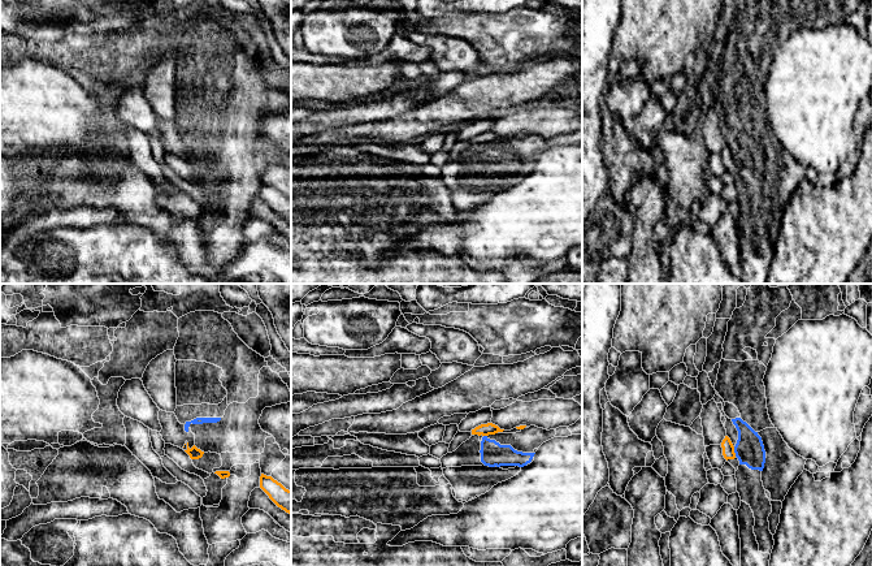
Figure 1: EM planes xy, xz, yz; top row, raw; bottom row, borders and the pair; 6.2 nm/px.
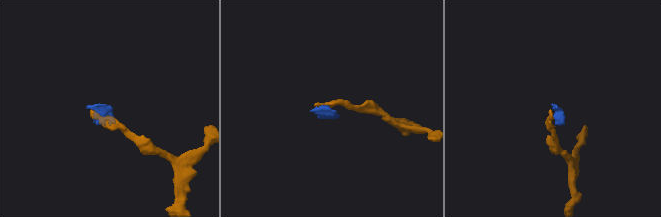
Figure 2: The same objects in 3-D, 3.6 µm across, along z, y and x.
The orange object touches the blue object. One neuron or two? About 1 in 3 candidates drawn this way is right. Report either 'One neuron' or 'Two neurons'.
Two neurons

